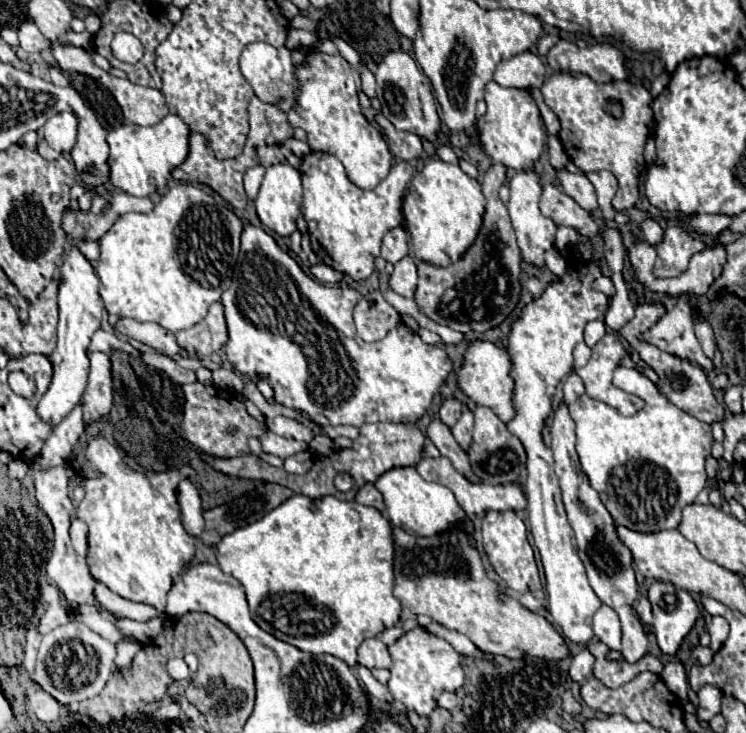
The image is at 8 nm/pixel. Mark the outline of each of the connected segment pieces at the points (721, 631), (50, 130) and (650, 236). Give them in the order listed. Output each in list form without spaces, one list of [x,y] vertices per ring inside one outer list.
[[[713,617],[707,629],[709,629],[709,635],[711,635],[711,645],[709,647],[713,651],[719,651],[721,645],[723,645],[723,641],[729,635],[729,623],[723,617]]]
[[[57,113],[45,123],[43,131],[49,147],[59,153],[71,151],[77,137],[77,117],[73,113]]]
[[[653,219],[641,221],[639,223],[639,231],[641,231],[643,241],[647,241],[649,245],[657,245],[663,239],[663,227],[657,221],[653,221]]]

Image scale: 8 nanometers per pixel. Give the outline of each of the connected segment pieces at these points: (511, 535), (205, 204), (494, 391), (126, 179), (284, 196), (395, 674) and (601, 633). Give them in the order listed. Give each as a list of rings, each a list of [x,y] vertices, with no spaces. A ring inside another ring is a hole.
[[[487,511],[483,525],[481,525],[481,539],[487,553],[487,559],[501,579],[501,583],[515,591],[515,593],[527,593],[527,591],[539,591],[539,571],[535,565],[533,549],[527,541],[527,527],[523,519],[515,511]]]
[[[181,183],[181,185],[173,187],[173,189],[169,189],[149,215],[143,215],[143,213],[127,213],[123,217],[119,217],[119,221],[99,241],[101,257],[97,261],[97,275],[101,279],[101,291],[99,293],[101,293],[101,299],[105,303],[105,309],[109,313],[117,313],[119,317],[131,317],[131,319],[137,319],[137,321],[153,321],[153,323],[159,323],[161,327],[169,329],[171,333],[177,333],[181,329],[193,327],[195,323],[199,323],[207,315],[209,305],[215,303],[215,301],[219,301],[221,299],[221,293],[225,289],[229,289],[231,275],[233,275],[233,265],[235,265],[237,253],[239,253],[239,235],[241,235],[241,231],[243,231],[243,225],[241,225],[241,221],[237,219],[237,215],[231,209],[227,209],[227,207],[221,205],[221,219],[219,219],[219,203],[209,193],[205,193],[203,189],[199,189],[195,185],[189,185],[189,183]]]
[[[473,341],[473,343],[469,343],[469,347],[465,351],[465,361],[459,369],[457,387],[463,393],[467,393],[467,397],[471,397],[471,401],[475,401],[477,405],[491,407],[493,413],[503,423],[507,423],[515,415],[515,409],[513,409],[513,403],[511,403],[513,379],[511,379],[509,371],[511,371],[511,359],[509,359],[505,349],[499,349],[491,341]]]
[[[167,115],[151,127],[121,125],[107,135],[107,143],[111,147],[111,185],[135,197],[149,197],[163,189],[171,177],[171,171],[187,159],[189,127],[177,115]]]
[[[273,165],[267,169],[259,197],[255,201],[257,215],[261,223],[281,237],[291,237],[297,231],[297,217],[301,209],[303,189],[301,175],[297,169],[283,165]]]
[[[423,627],[407,631],[401,639],[389,645],[389,653],[393,659],[391,679],[387,683],[389,691],[395,699],[403,701],[409,711],[421,711],[421,715],[425,717],[429,717],[431,711],[437,707],[437,697],[443,691],[457,691],[465,681],[461,669],[461,655],[445,639],[431,635]]]
[[[601,605],[593,615],[593,633],[613,651],[621,649],[621,623],[611,607]]]

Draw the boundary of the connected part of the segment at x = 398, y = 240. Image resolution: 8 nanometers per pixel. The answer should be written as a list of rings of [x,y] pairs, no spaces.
[[[403,227],[391,229],[385,237],[383,237],[383,245],[381,245],[381,257],[389,263],[397,263],[407,255],[407,233]]]

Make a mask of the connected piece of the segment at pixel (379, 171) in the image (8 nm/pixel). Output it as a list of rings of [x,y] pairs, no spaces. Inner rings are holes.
[[[313,51],[307,55],[305,65],[295,67],[295,75],[299,81],[299,95],[297,95],[297,103],[295,107],[289,111],[289,123],[293,127],[301,127],[307,133],[307,143],[313,151],[323,151],[329,155],[335,155],[345,171],[347,177],[361,189],[373,189],[377,187],[377,183],[381,183],[389,169],[391,169],[391,153],[387,147],[387,141],[383,137],[383,133],[379,131],[379,127],[373,127],[361,113],[359,107],[359,99],[357,99],[357,91],[361,89],[361,79],[359,73],[341,57],[341,55],[325,55],[319,51]]]

